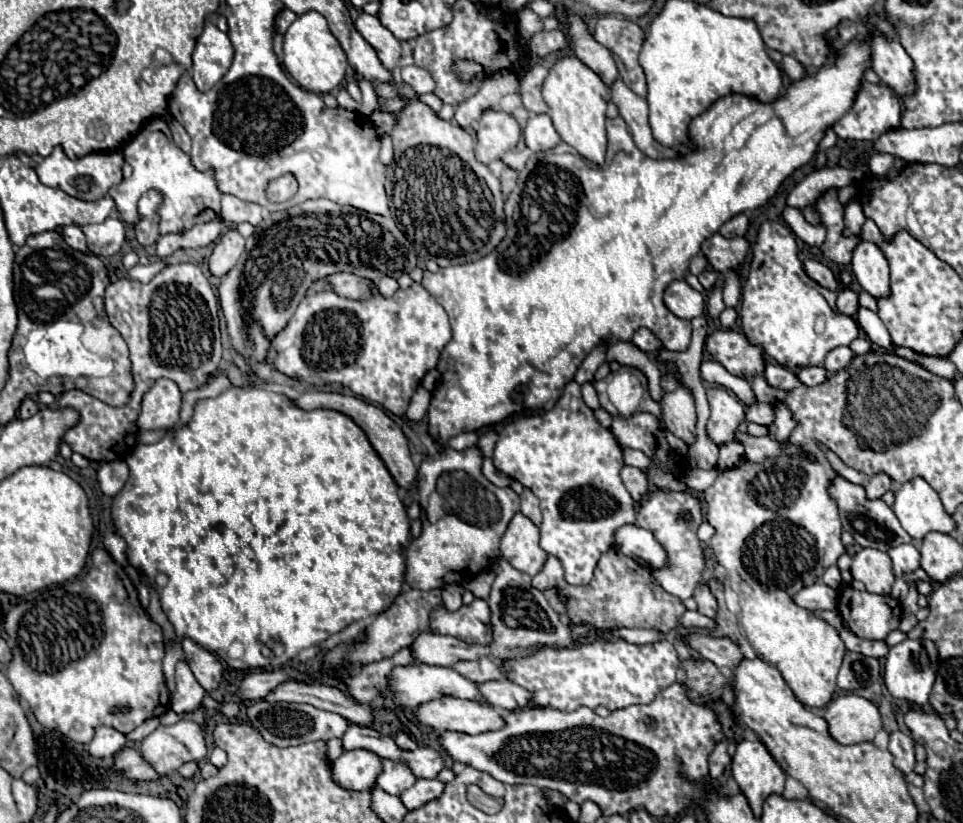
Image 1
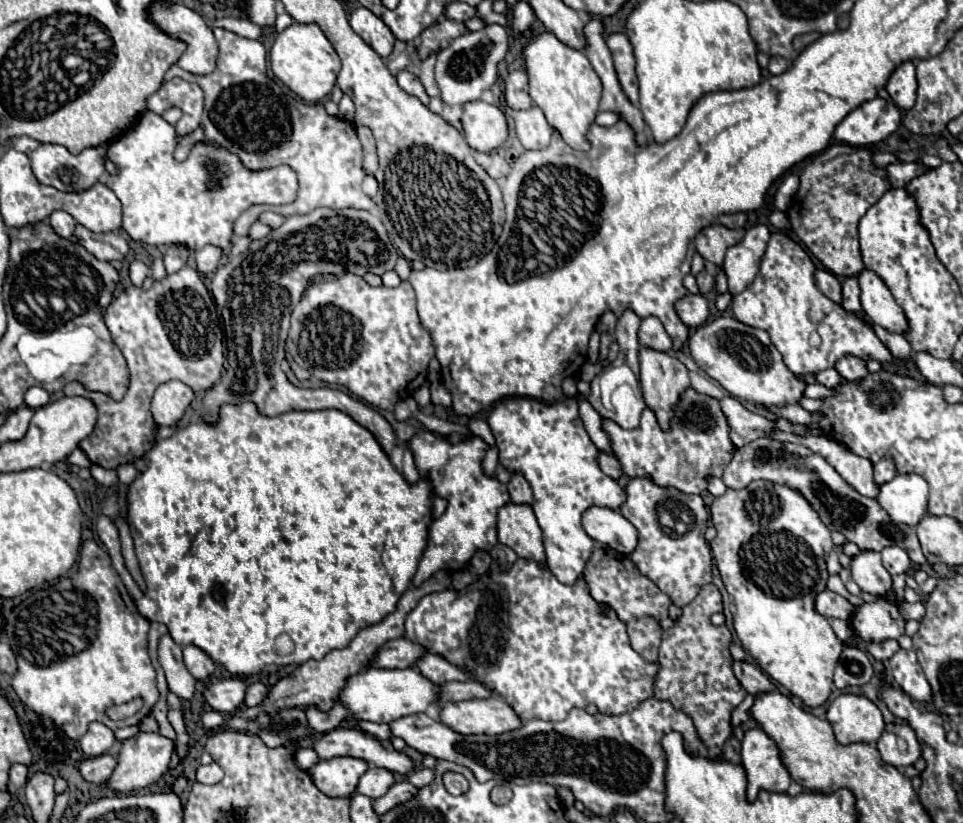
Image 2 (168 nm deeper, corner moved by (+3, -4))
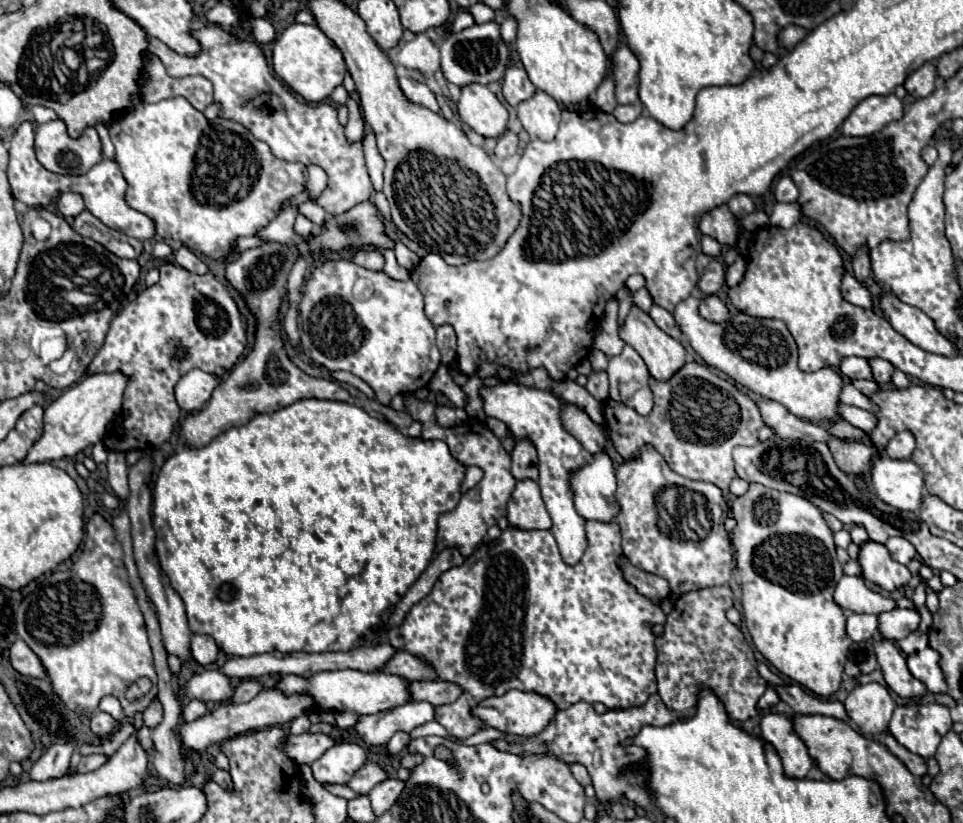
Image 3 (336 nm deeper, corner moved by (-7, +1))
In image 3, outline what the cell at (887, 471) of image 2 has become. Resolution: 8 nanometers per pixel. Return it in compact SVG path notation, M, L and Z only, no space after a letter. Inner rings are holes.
M900 431L900 433L896 433L896 435L888 441L888 445L886 445L886 453L888 453L890 457L910 459L914 447L916 447L916 439L914 439L914 435L912 435L910 431Z

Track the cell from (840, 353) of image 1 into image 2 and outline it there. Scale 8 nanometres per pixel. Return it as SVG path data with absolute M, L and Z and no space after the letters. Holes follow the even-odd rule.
M844 356L836 362L834 366L838 370L838 374L844 378L844 380L858 380L858 378L864 378L868 374L866 370L866 364L862 358L854 358L854 356Z

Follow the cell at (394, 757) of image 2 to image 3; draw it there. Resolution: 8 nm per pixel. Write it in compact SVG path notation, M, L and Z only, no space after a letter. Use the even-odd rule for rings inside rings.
M302 733L302 735L286 735L286 741L282 745L284 753L298 765L310 765L320 755L324 755L326 749L330 749L336 741L322 733Z

